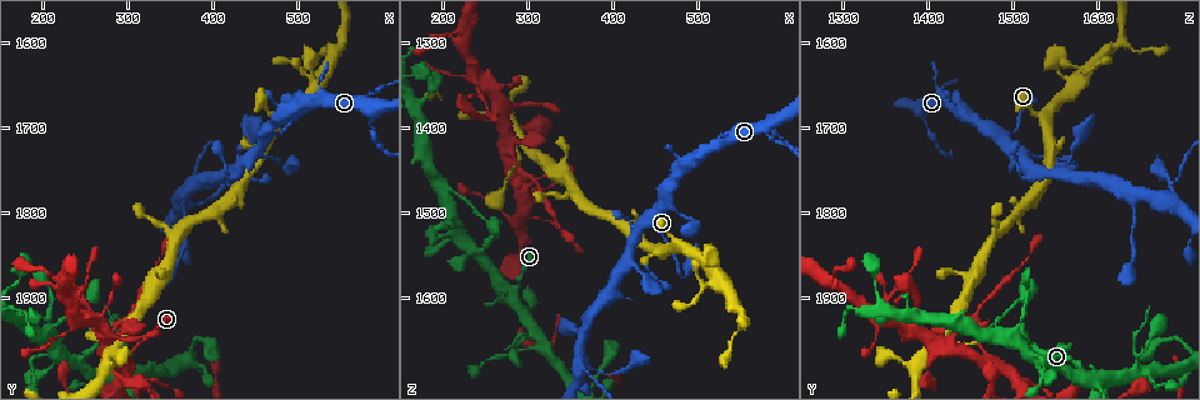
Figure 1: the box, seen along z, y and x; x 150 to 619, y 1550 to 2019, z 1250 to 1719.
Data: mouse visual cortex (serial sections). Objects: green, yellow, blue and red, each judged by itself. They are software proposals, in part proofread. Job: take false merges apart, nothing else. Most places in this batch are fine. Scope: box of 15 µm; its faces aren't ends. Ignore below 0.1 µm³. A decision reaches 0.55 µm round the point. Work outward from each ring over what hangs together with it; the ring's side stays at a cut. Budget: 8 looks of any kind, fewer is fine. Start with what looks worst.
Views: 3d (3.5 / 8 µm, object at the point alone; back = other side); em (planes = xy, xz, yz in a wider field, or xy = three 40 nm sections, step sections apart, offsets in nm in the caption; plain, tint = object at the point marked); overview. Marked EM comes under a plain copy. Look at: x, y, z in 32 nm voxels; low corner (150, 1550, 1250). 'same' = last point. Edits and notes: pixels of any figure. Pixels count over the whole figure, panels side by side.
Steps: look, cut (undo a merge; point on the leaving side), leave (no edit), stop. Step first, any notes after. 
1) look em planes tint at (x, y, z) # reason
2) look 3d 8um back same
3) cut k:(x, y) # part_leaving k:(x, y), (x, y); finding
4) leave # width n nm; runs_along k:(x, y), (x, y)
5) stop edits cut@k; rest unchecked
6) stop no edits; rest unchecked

look 3d 3.5um at (285, 1935, 1440) # sudden change in width

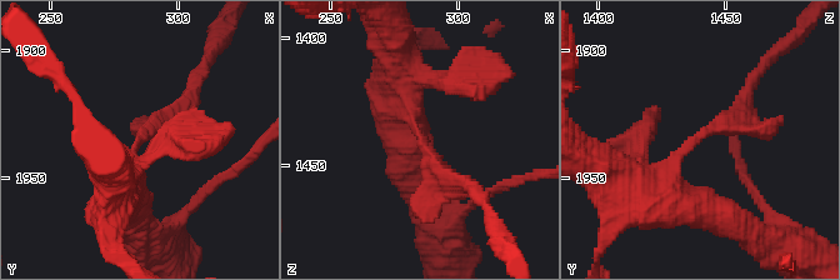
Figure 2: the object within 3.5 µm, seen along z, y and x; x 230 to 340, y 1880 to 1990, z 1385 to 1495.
look em xy step 1 tint at (283, 1936, 1439)

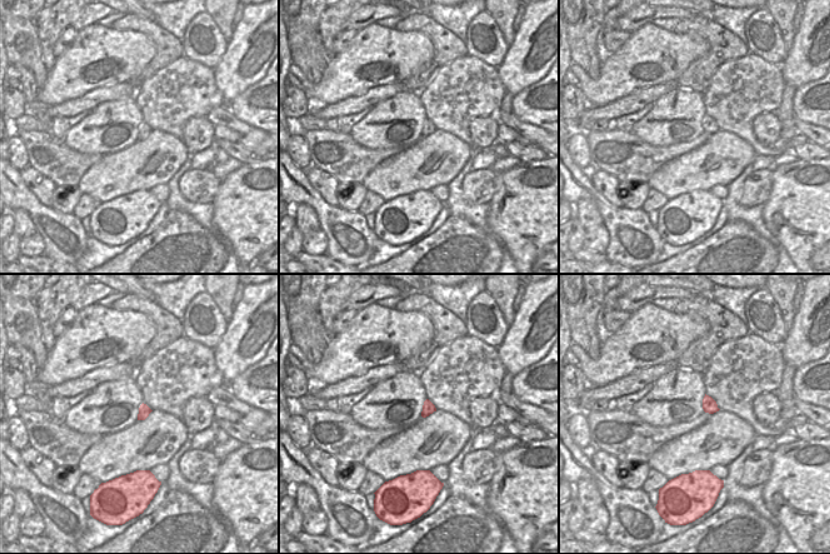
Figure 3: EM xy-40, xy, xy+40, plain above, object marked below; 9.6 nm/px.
look em xy step 5 tint same # another direction

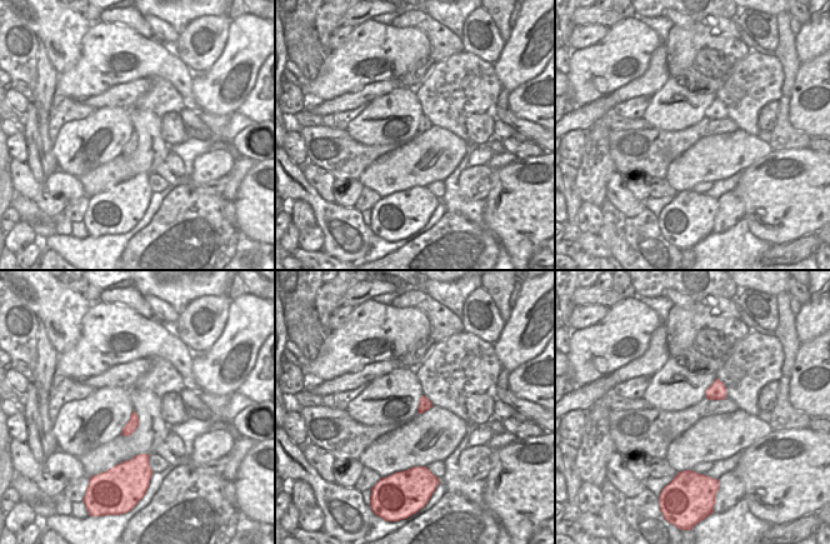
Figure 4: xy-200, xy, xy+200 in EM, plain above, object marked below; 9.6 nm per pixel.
leave # width 120 nm; runs_along 2:(675, 204), (669, 170), (743, 108); all the same cell

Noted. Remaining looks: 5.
look 3d 3.5um at (460, 1735, 1525) # thick turns thin

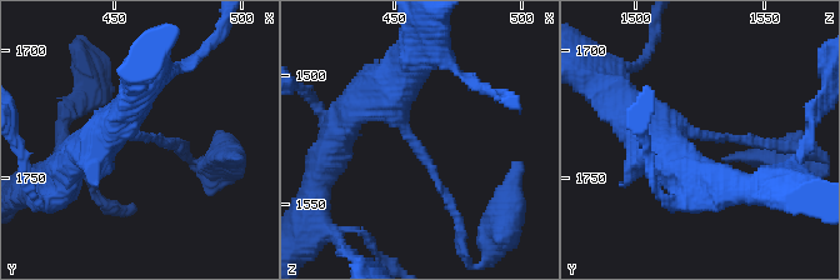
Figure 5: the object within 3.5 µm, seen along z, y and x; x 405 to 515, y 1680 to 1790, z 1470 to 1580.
look em planes tint at (458, 1735, 1529)

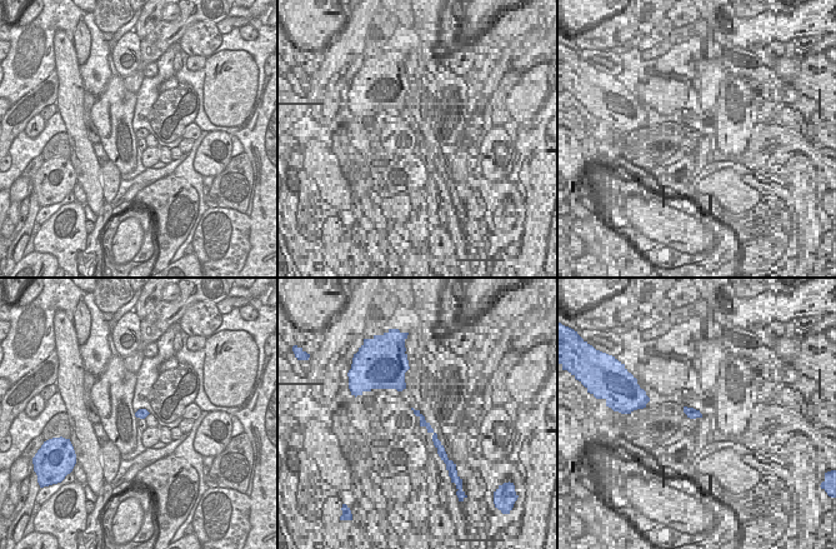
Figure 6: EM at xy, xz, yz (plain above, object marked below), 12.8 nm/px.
look em xy step 3 tint same # another direction

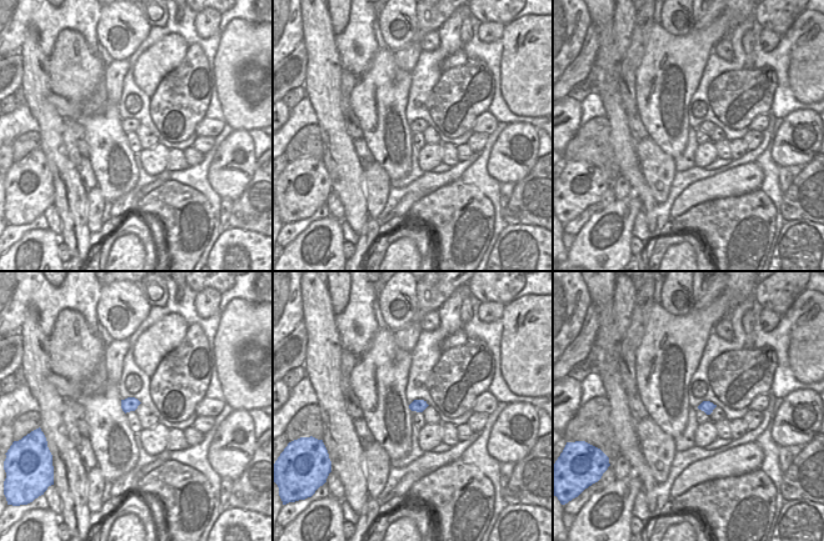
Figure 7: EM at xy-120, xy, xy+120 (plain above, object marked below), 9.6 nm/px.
leave # arm_widths 150, 500 nm; runs_along 5:(391, 80), (391, 109), (458, 218); all the same cell

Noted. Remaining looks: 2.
look 3d 3.5um at (305, 1995, 1475) # calibre changes

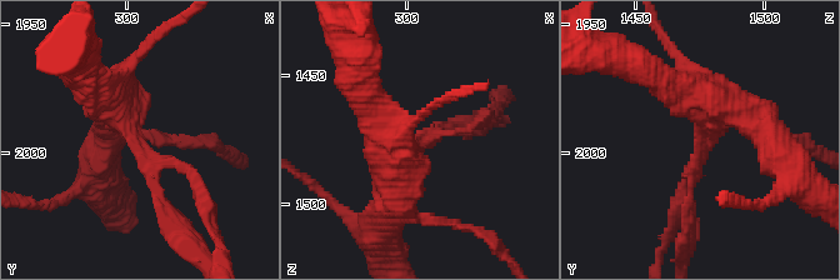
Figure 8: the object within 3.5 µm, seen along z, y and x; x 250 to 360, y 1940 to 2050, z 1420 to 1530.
look em planes tint at (303, 1997, 1476)

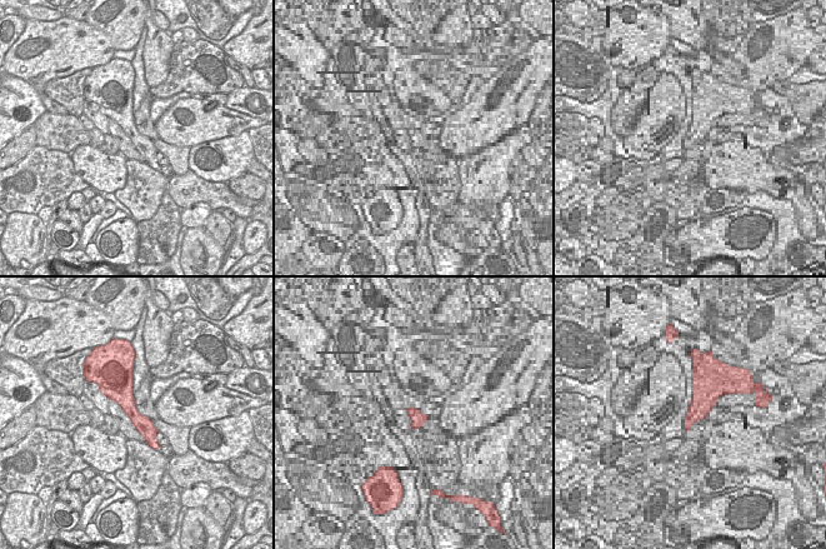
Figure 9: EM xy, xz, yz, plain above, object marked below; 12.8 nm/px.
leave # runs_along 9:(125, 378), (125, 400), (154, 444); one cell here

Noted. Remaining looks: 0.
stop no edits; rest unchecked

